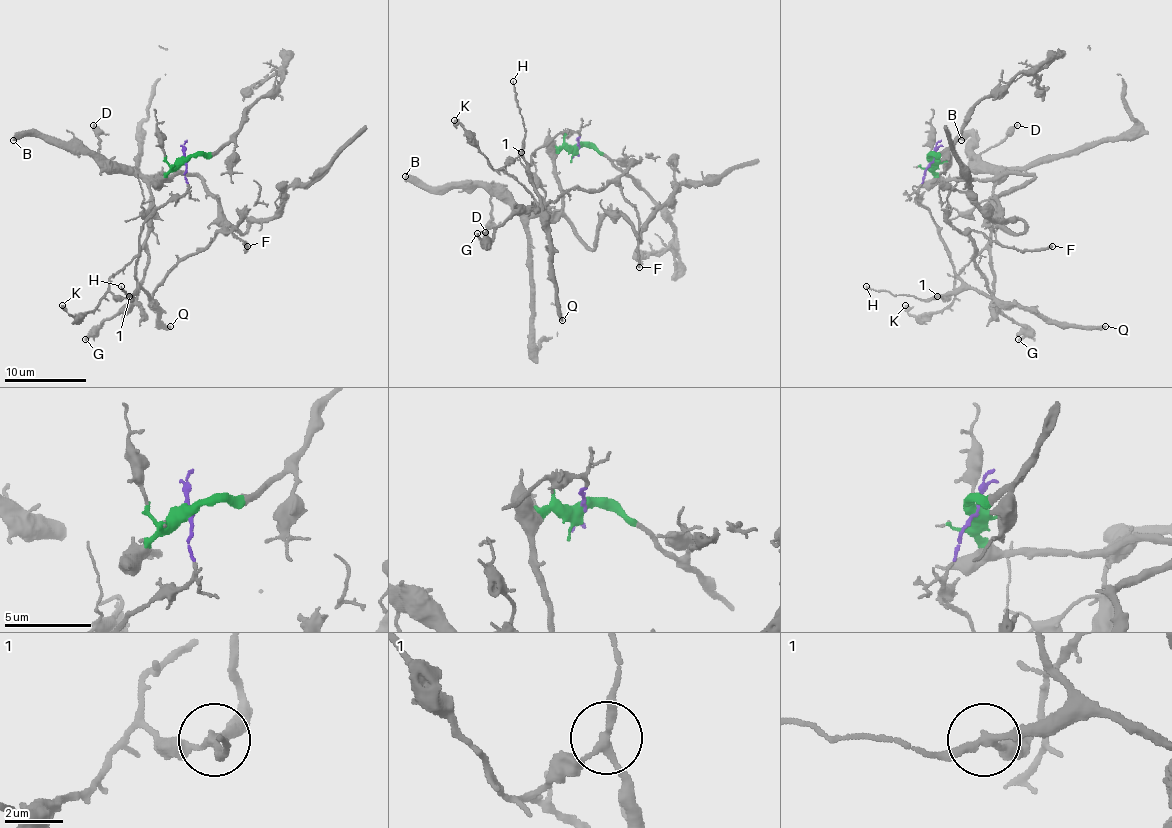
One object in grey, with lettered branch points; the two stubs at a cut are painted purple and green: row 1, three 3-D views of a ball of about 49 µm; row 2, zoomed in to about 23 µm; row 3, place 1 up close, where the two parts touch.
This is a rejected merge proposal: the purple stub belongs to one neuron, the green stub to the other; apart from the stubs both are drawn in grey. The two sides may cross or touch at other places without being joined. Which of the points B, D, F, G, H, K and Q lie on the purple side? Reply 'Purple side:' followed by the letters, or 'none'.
Purple side: F, H, Q

